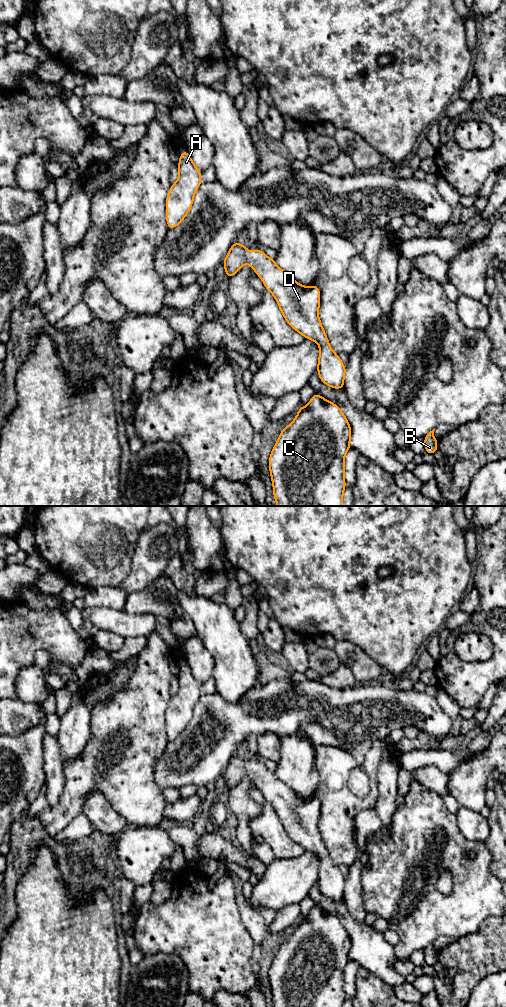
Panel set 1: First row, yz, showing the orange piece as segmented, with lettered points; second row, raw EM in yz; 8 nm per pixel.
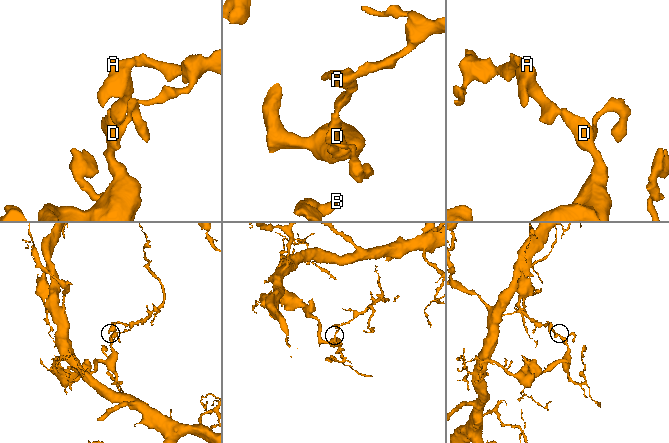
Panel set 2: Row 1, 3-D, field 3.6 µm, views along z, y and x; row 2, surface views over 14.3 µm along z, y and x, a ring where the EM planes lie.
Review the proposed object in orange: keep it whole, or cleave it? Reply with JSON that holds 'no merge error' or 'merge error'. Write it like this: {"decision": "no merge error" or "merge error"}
{"decision": "no merge error"}

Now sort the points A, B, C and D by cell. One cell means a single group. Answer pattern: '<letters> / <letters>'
A B C D

